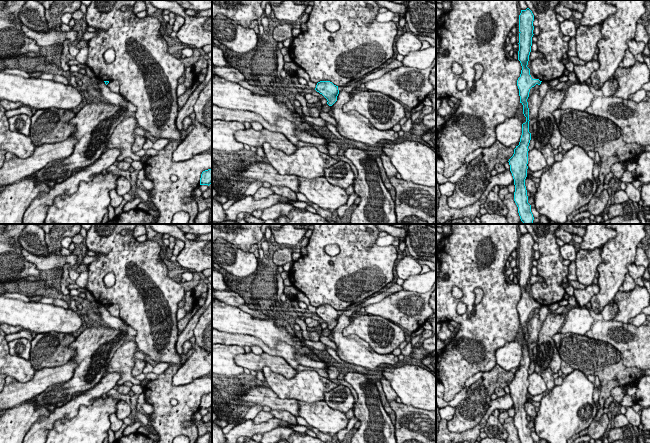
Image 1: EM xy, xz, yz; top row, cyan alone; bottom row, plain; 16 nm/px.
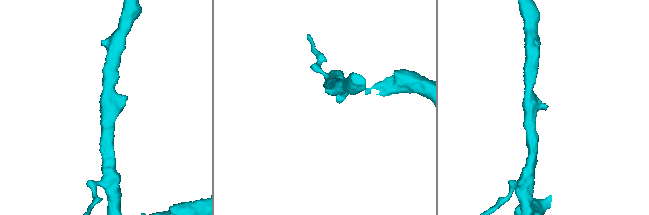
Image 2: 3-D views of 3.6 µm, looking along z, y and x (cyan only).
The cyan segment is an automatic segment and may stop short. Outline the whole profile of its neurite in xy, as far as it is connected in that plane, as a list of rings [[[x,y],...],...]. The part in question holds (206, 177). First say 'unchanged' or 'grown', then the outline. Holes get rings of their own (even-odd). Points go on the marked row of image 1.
unchanged | [[[212,168],[205,170],[201,174],[200,185],[210,185],[212,183]]]

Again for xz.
unchanged | [[[320,81],[317,83],[315,90],[327,99],[327,104],[332,106],[337,101],[339,94],[338,86],[330,81]]]

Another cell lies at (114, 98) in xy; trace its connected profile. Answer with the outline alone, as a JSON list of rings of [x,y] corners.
[[[105,82],[98,83],[98,89],[101,91],[102,95],[111,103],[115,105],[121,105],[127,109],[129,114],[135,114],[137,108],[130,102],[125,100],[119,93],[112,92]]]

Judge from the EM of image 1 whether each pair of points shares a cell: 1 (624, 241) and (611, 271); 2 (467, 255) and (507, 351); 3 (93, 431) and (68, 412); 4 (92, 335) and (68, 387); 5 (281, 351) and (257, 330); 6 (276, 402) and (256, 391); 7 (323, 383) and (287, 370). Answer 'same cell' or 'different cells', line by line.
1: same cell
2: different cells
3: different cells
4: same cell
5: different cells
6: same cell
7: different cells

